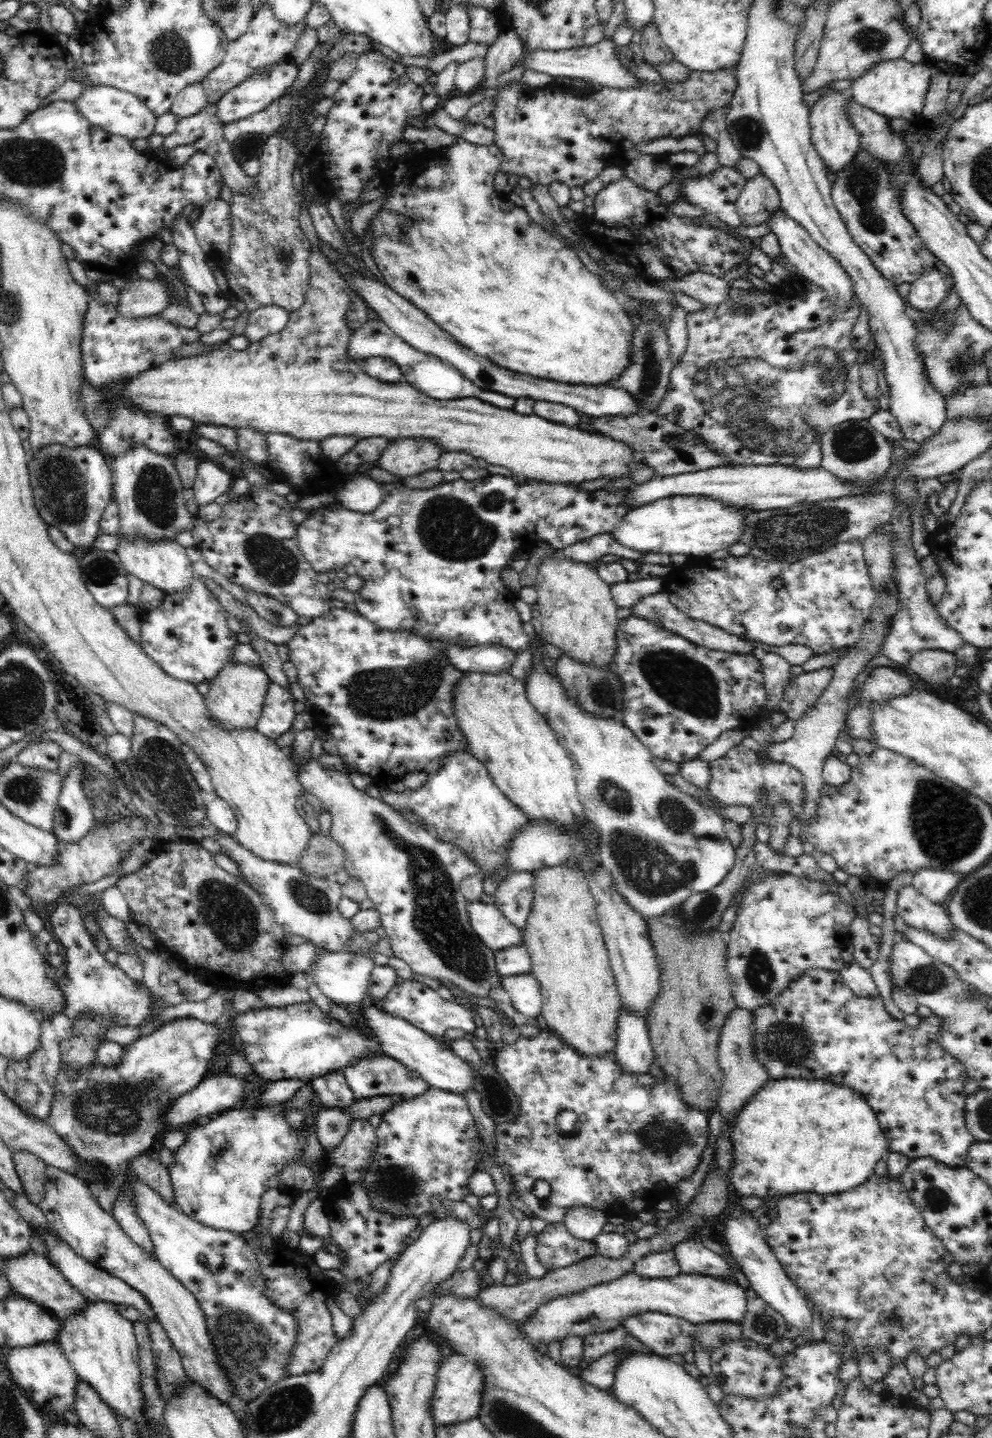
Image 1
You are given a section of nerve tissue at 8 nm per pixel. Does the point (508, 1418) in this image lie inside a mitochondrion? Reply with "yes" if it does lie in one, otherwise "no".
yes

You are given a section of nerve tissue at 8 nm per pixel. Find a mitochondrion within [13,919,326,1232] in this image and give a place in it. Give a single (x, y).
(109, 1109)

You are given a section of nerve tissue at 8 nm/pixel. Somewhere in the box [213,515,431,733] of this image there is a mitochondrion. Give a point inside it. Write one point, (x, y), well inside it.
(270, 557)

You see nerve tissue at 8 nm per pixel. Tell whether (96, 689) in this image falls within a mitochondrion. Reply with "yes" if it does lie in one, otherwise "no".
no

